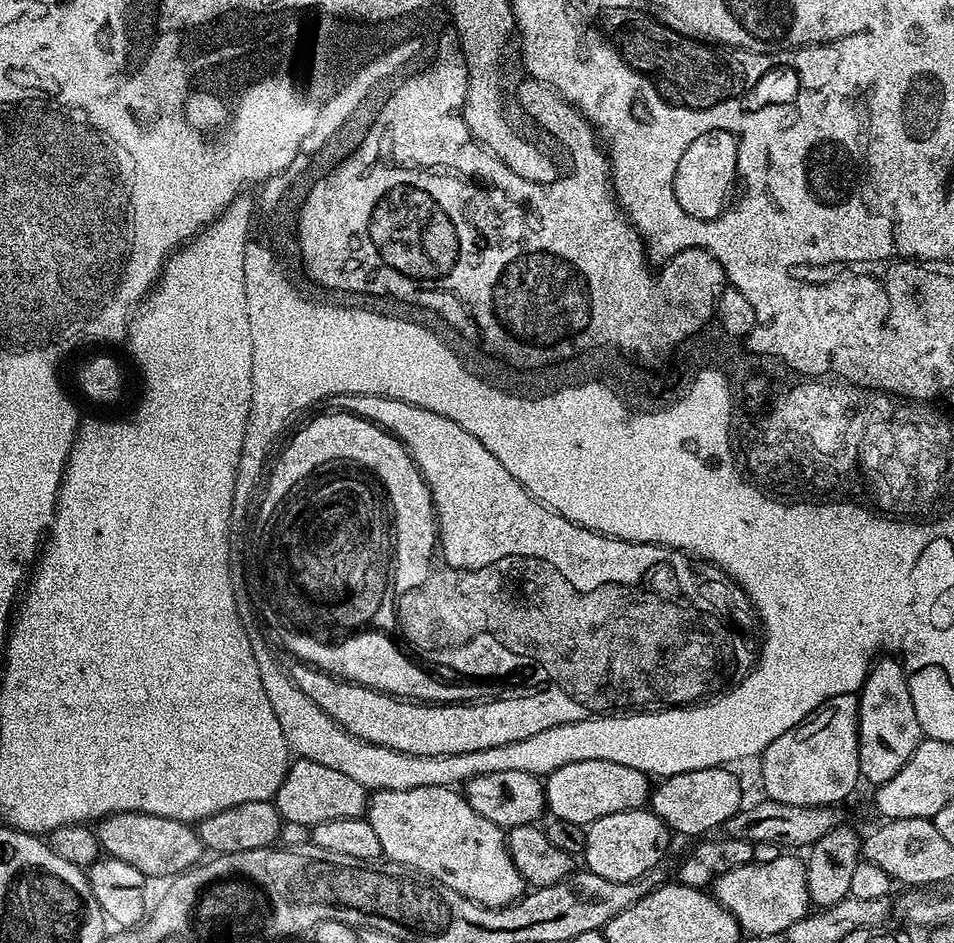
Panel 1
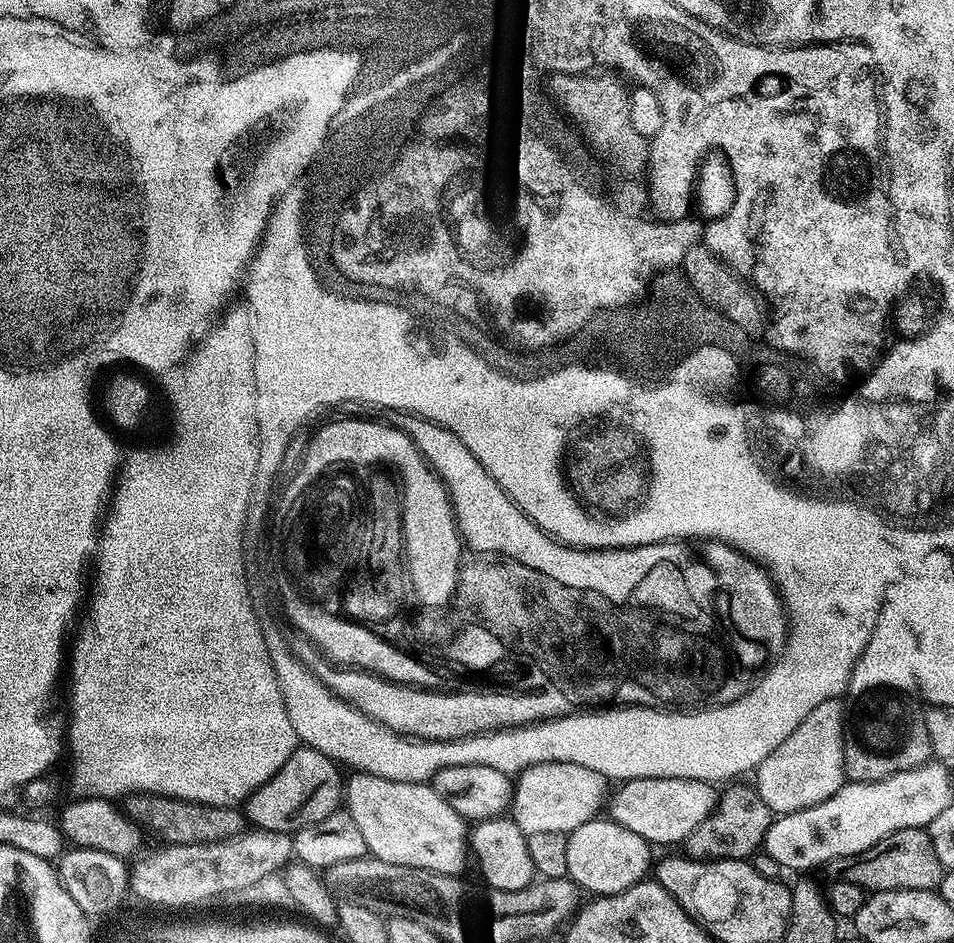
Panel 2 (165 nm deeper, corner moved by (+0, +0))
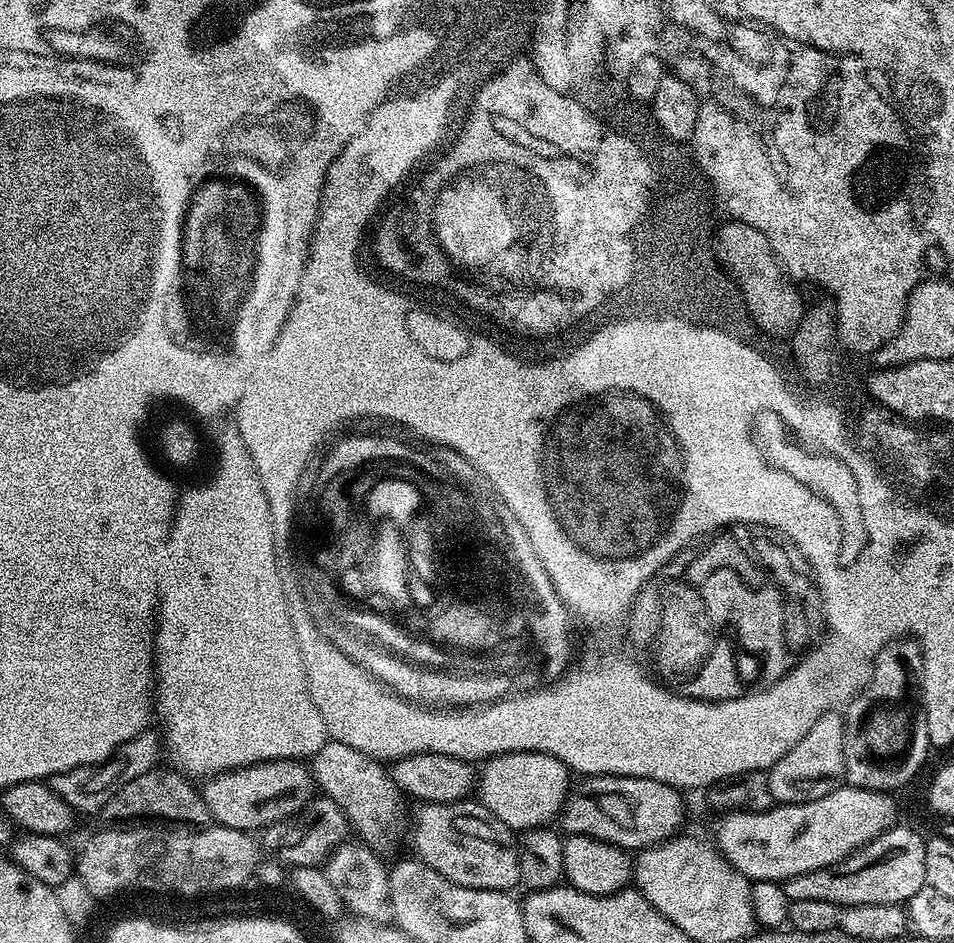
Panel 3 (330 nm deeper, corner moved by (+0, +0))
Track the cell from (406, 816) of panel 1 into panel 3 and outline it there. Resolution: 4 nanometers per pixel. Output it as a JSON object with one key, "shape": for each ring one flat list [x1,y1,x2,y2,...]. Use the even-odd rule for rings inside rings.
{"shape":[[329,739,311,757,310,767,313,777,318,785,319,791,330,799,344,812,348,820,351,831,356,832,361,841,368,845,377,853,385,854,400,840,400,835,406,832,406,812,404,816,405,797,402,795,400,787,392,780,392,773,381,761,373,756,362,754,362,750,354,750,354,746,343,744,334,739]]}

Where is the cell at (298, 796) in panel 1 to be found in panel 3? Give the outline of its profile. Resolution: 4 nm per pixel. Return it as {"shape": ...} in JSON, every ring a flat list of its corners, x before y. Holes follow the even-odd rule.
{"shape":[[267,760,245,768,210,776,203,781,202,795,213,821,222,827,255,833,298,814,317,795,318,785,311,767,300,760]]}

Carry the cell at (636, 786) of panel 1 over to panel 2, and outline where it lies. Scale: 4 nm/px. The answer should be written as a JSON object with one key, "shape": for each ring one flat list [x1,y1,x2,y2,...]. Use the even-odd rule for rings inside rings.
{"shape":[[542,762,538,766,523,768,515,777,510,819,527,837,551,832,567,834,597,819,609,796,610,781,598,774,598,770,590,770,574,762]]}

